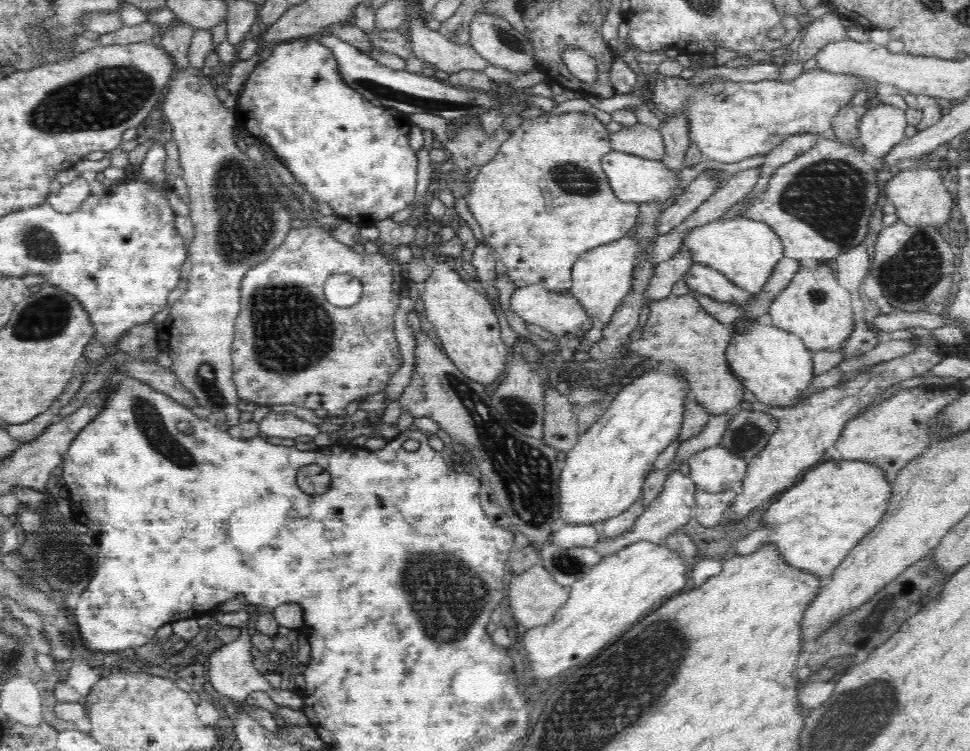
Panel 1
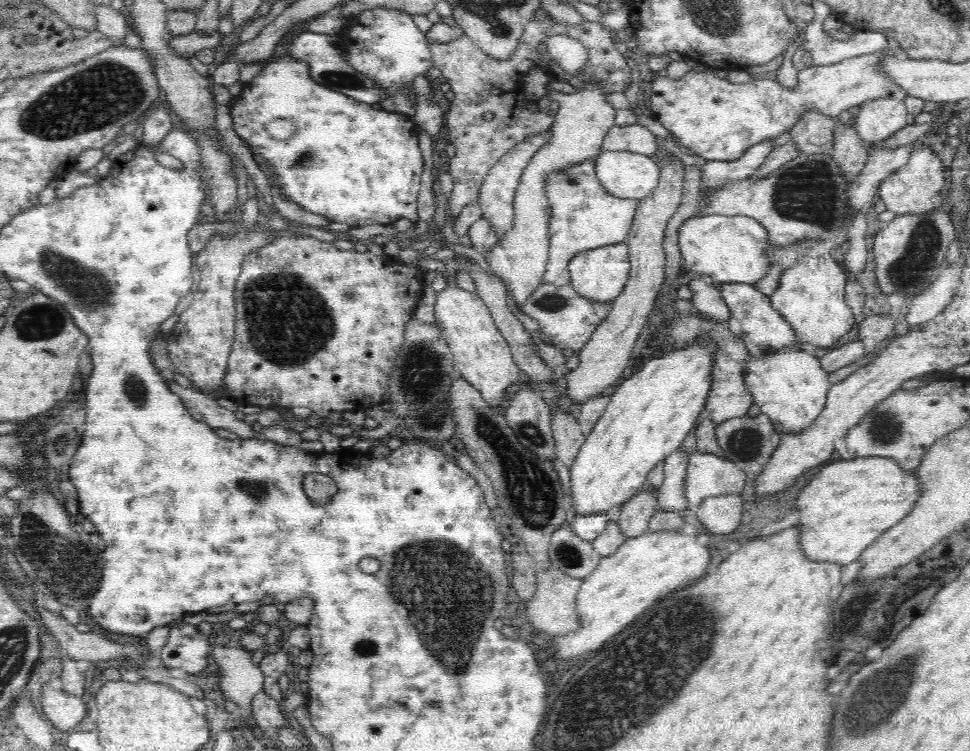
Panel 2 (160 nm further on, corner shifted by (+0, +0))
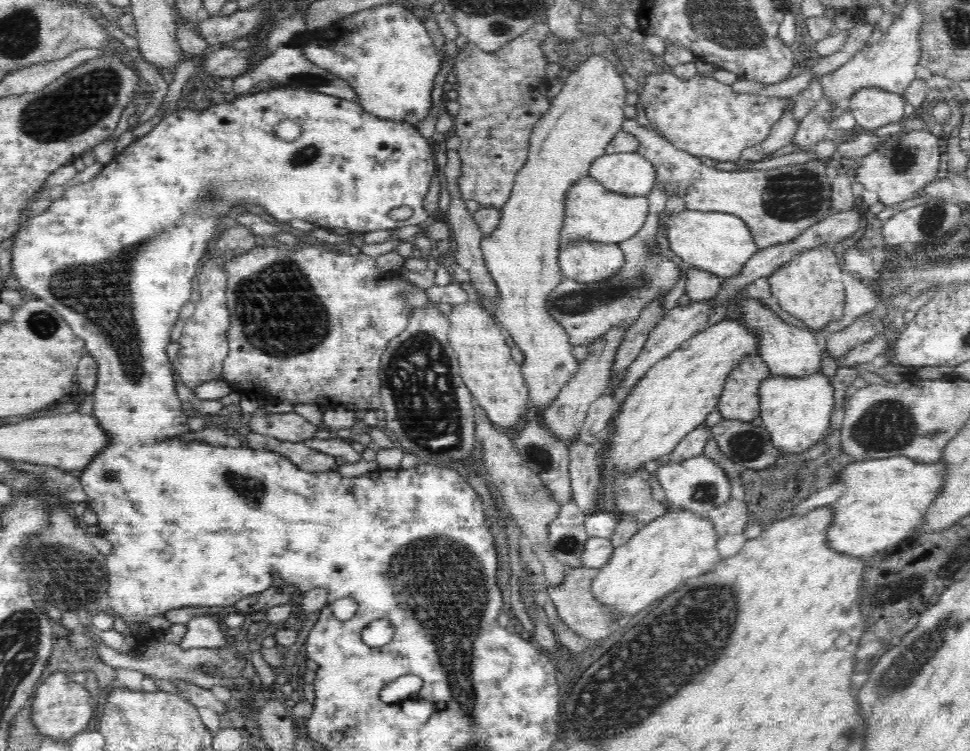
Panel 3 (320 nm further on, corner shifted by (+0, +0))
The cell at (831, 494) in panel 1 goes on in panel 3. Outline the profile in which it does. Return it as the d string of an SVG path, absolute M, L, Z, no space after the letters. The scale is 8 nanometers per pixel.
M905 456L864 459L846 465L836 480L844 490L840 500L832 502L832 528L828 542L834 550L850 556L870 556L878 548L900 544L900 538L916 526L928 506L936 499L943 479L943 464L914 461Z

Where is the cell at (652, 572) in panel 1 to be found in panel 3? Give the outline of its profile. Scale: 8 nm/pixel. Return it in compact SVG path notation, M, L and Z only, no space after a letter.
M681 510L680 512L667 512L663 517L659 519L654 519L652 522L645 524L643 527L638 529L638 532L635 532L629 539L628 542L622 544L622 546L618 546L613 550L612 556L609 558L608 562L602 566L596 574L596 578L592 580L592 587L590 587L590 592L592 592L594 601L598 603L598 605L602 605L603 608L608 608L608 610L612 610L612 614L614 614L614 610L618 610L618 614L620 616L628 616L628 614L632 614L633 616L637 613L644 610L644 608L651 606L656 603L654 600L662 599L663 597L670 595L670 592L674 592L674 590L680 589L680 586L684 585L684 582L688 579L699 577L700 574L706 574L706 572L710 572L712 568L714 568L714 564L721 560L720 553L718 553L718 549L716 549L716 542L718 542L719 534L716 533L716 529L712 526L712 521L708 520L708 517L703 517L693 513L692 511Z

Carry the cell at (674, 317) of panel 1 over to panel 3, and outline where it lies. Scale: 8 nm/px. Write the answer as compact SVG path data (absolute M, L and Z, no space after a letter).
M746 354L729 371L724 380L724 391L717 400L717 410L724 419L751 422L760 416L758 386L762 379L772 375L760 355Z

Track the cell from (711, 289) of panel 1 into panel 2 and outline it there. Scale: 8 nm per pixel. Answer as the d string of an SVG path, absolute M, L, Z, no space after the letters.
M724 284L722 298L726 300L731 312L728 319L730 330L744 341L750 351L750 355L745 358L744 384L749 394L752 394L753 402L760 406L762 413L771 418L778 434L784 431L800 431L809 426L824 407L825 396L828 395L831 387L829 373L821 367L821 360L808 353L807 346L797 340L784 317L773 308L769 296L760 292L755 285Z

